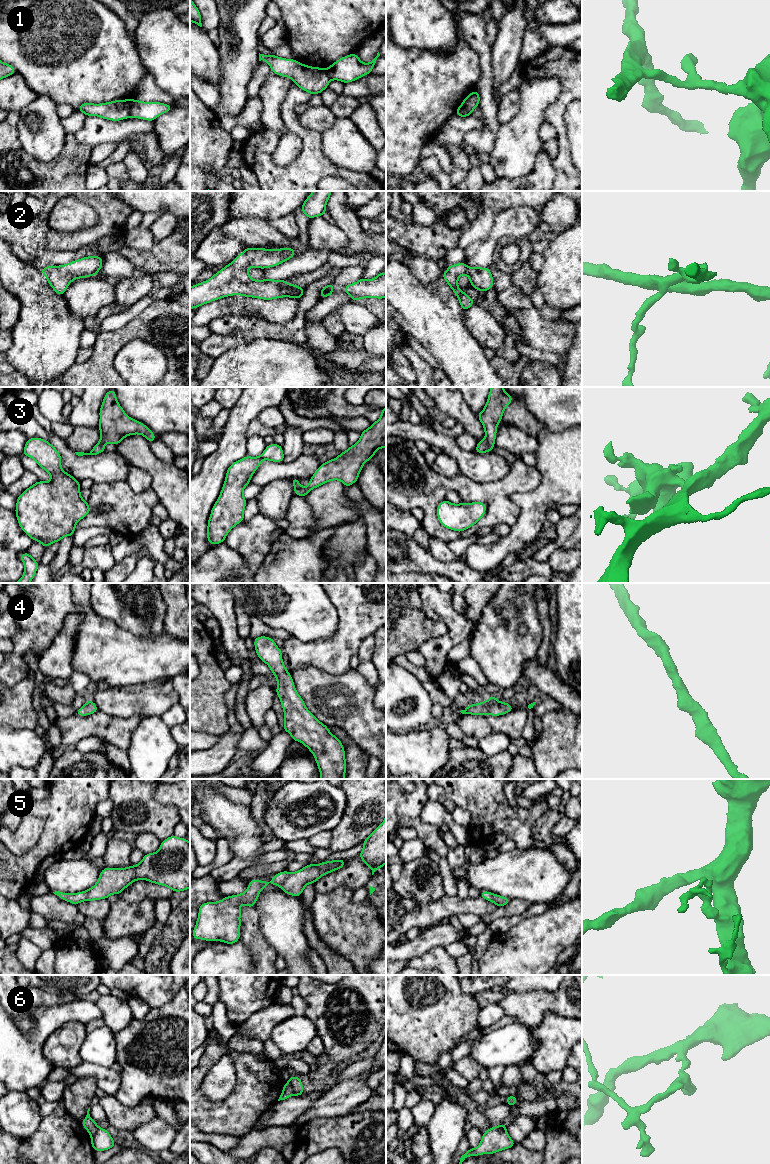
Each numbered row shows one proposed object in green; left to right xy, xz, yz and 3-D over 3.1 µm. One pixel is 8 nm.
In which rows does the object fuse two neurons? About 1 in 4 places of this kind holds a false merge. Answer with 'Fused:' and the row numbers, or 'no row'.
Fused: 1, 6

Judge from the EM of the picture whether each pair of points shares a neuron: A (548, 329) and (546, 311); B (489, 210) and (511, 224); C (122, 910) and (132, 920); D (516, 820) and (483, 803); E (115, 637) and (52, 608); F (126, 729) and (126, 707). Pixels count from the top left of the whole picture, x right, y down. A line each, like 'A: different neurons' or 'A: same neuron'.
A: different neurons
B: different neurons
C: same neuron
D: same neuron
E: same neuron
F: different neurons

